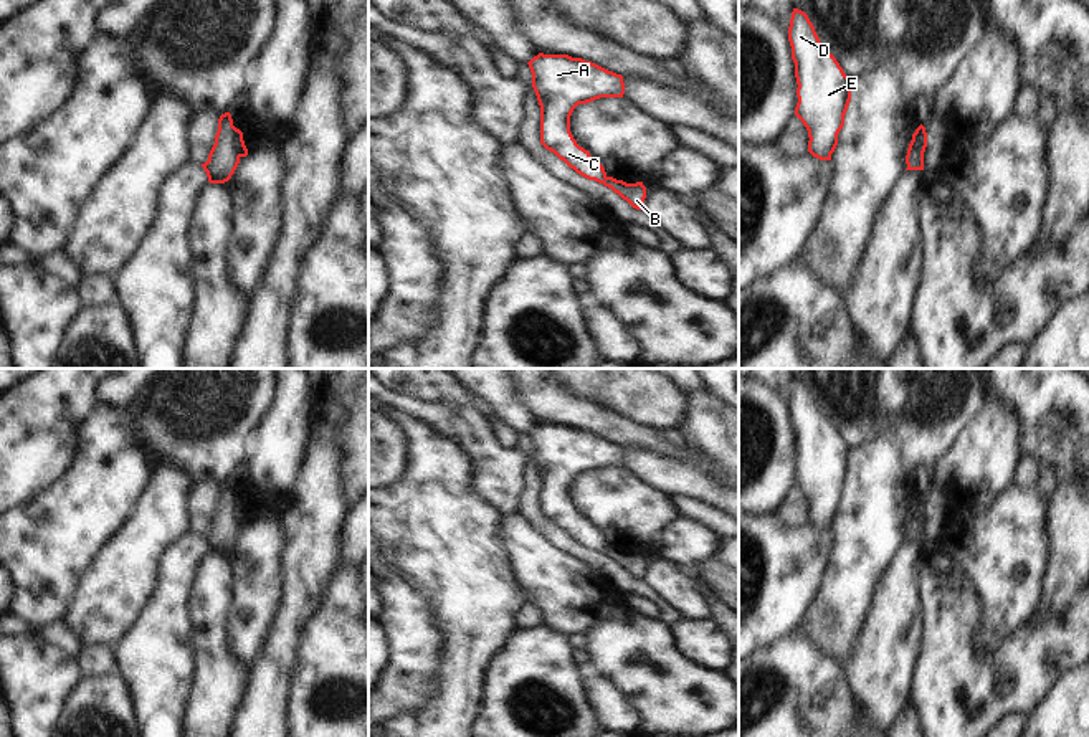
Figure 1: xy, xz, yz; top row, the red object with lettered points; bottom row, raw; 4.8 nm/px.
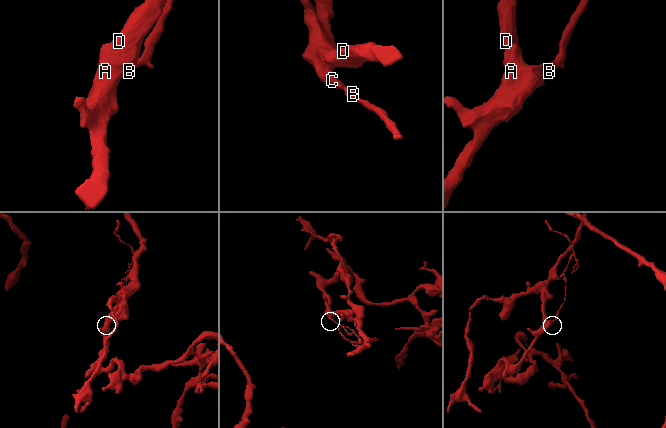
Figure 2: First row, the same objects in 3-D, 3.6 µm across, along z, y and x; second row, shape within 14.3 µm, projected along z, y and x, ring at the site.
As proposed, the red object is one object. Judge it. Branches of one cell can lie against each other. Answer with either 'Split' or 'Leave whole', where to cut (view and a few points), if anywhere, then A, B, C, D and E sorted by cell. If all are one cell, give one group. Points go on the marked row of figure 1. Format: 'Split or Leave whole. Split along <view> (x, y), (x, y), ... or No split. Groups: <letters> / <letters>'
Split. Split along xy (235, 129), (235, 149), (240, 156). Groups: A C D E / B.

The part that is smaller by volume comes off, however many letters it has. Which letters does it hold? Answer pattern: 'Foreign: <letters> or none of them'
Foreign: B

